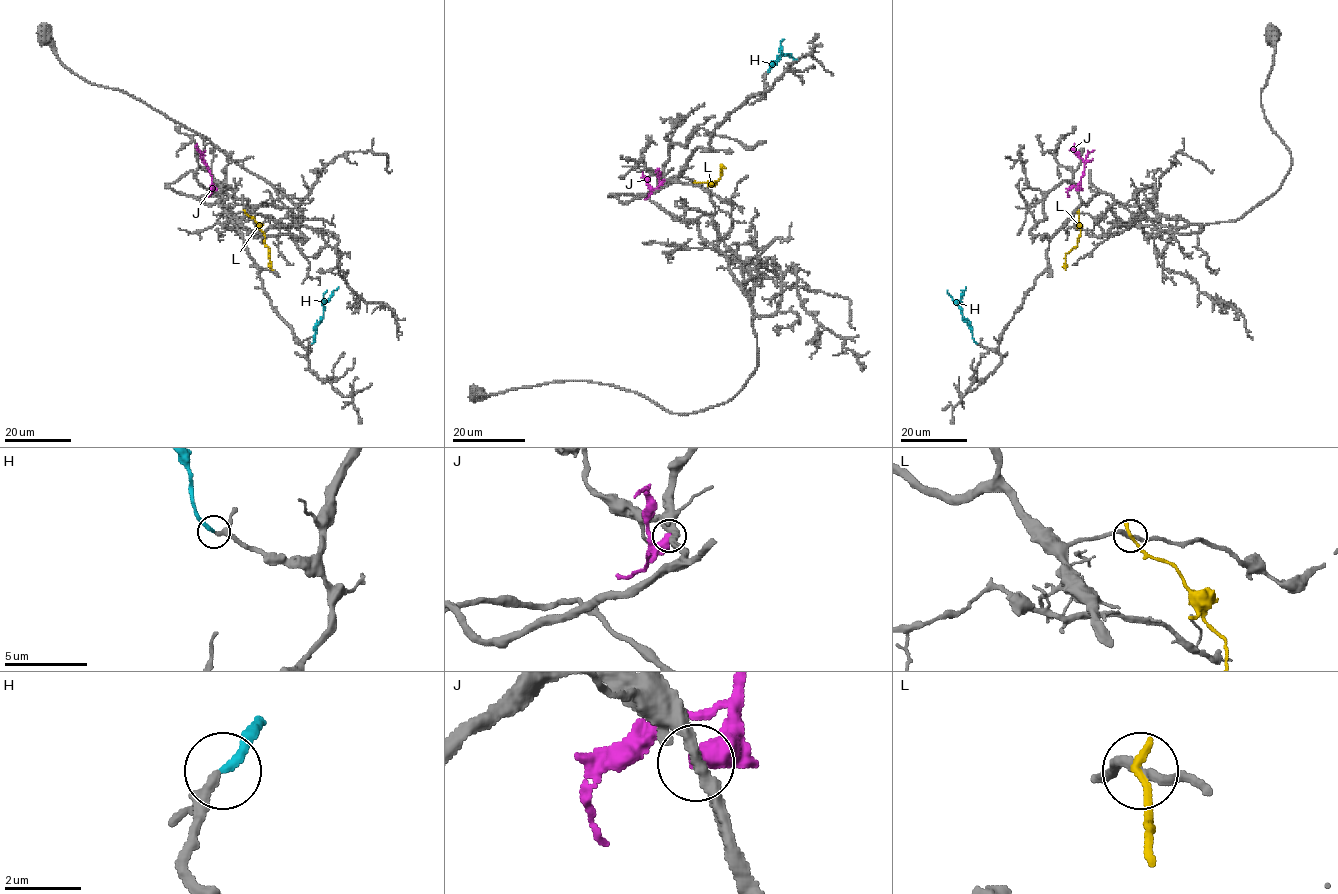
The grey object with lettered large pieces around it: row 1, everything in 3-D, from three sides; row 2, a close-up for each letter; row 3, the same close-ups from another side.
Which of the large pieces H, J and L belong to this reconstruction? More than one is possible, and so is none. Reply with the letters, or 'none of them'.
H

